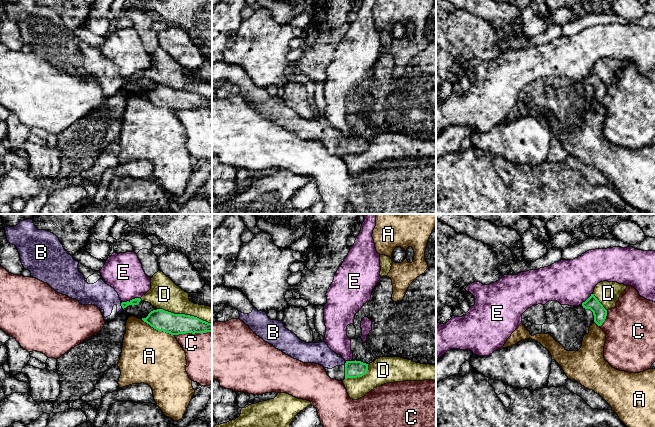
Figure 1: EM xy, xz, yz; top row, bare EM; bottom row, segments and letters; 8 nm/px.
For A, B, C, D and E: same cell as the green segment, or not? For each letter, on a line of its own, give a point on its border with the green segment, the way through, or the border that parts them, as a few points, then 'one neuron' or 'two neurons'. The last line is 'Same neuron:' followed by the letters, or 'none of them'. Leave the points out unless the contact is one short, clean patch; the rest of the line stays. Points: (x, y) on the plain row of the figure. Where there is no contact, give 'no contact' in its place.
A: xy (157, 105) | two neurons
B: xy (121, 81) | one neuron
C: xy (192, 109) | two neurons
D: xy (184, 90) | two neurons
E: xy (132, 75) | along xy (140, 74), (132, 74), (122, 78) | two neurons
Same neuron: B

